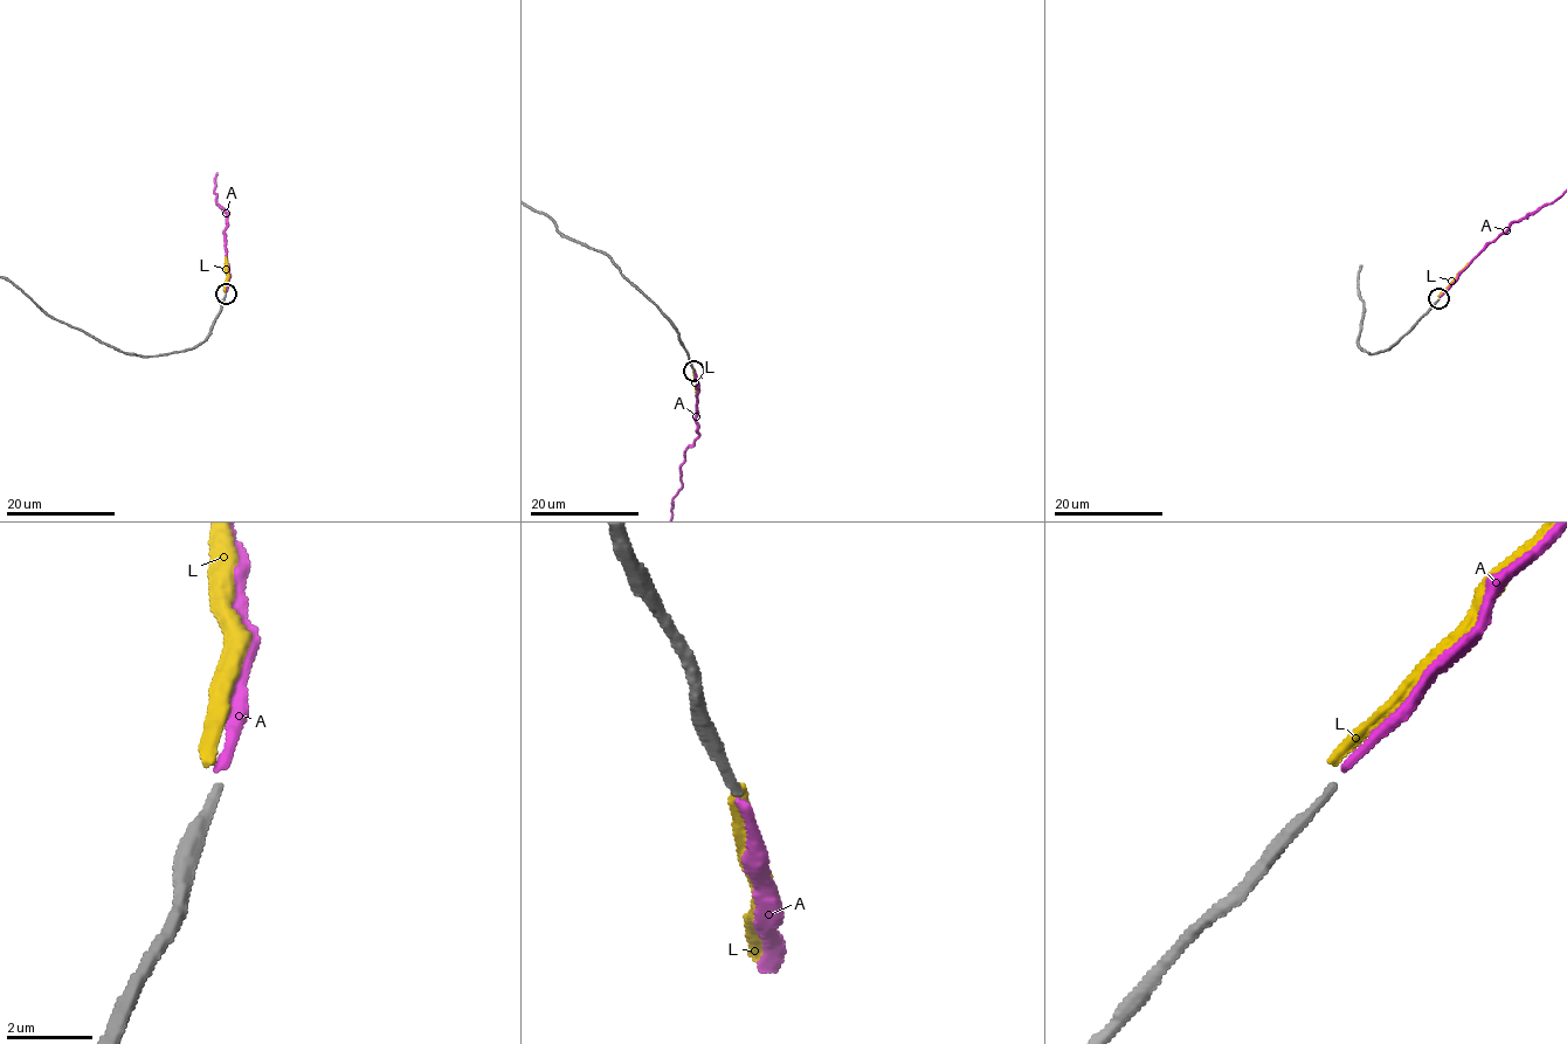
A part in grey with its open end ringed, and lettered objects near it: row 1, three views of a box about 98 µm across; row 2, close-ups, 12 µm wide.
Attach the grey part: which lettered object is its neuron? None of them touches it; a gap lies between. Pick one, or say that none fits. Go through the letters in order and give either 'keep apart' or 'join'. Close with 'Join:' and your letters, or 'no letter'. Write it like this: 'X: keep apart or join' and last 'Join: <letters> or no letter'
A: join
L: keep apart
Join: A

